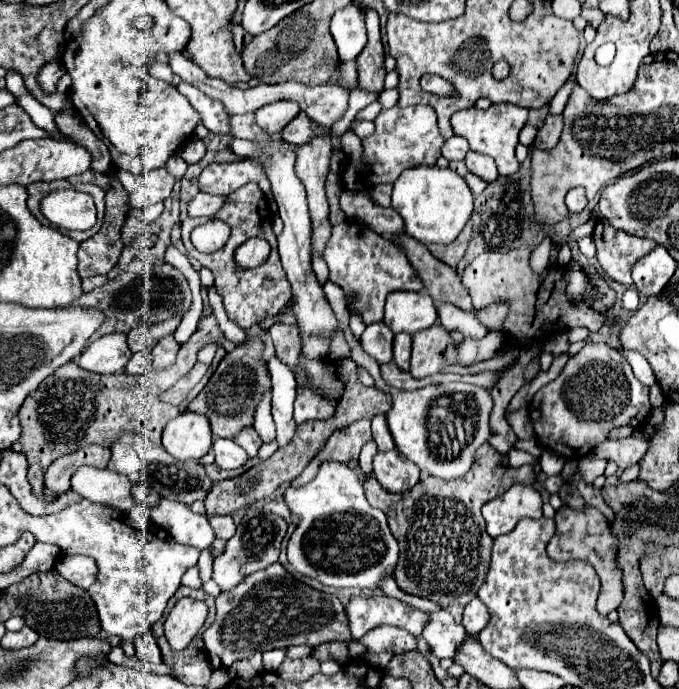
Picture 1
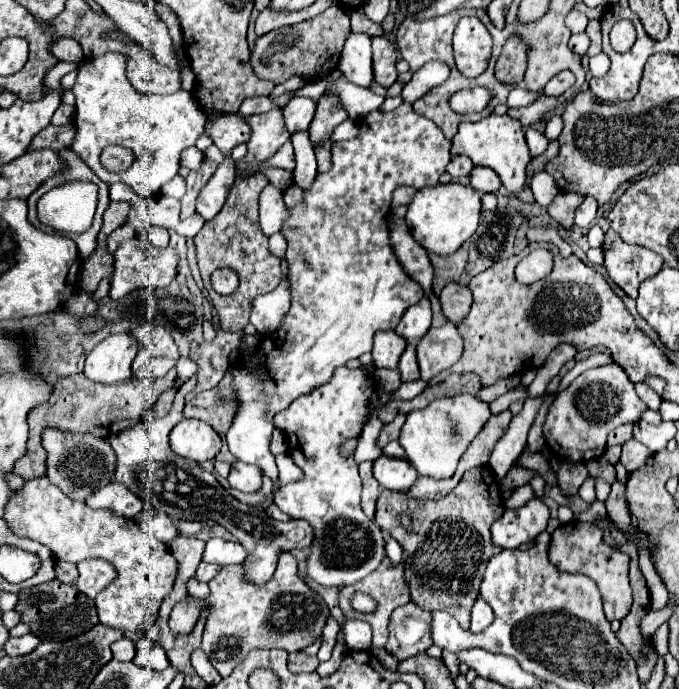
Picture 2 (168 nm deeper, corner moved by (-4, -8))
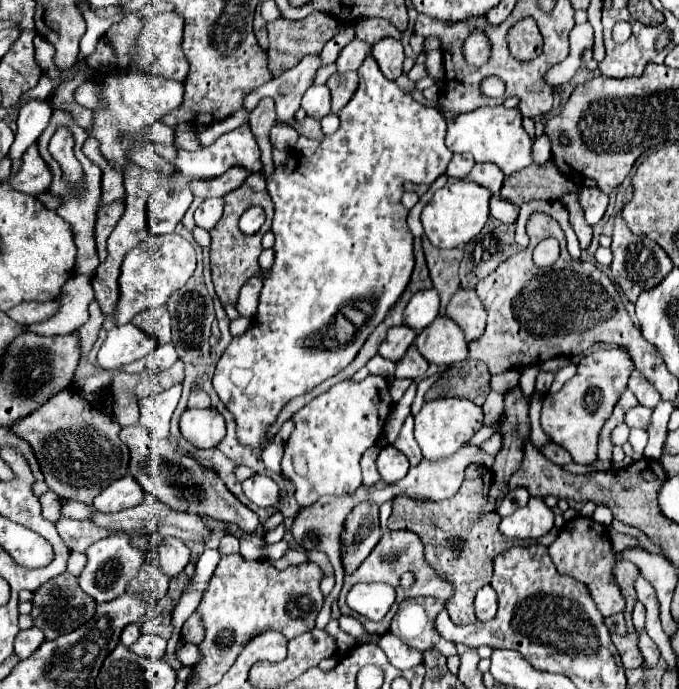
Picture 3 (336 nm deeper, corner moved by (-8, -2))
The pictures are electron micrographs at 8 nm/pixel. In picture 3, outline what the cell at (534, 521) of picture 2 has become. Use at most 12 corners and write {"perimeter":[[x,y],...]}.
{"perimeter":[[529,498],[499,524],[507,538],[539,538],[553,528],[553,510]]}

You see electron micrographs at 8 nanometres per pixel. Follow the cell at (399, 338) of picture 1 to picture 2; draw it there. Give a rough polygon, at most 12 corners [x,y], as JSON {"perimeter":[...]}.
{"perimeter":[[407,344],[399,370],[401,380],[419,378],[415,346]]}

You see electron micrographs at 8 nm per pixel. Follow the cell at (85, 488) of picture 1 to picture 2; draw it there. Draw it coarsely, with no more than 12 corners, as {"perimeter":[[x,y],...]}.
{"perimeter":[[119,482],[95,490],[85,502],[133,518],[143,502]]}

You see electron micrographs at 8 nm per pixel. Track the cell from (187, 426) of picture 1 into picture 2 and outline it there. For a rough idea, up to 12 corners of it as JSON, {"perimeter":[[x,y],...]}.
{"perimeter":[[181,420],[171,450],[187,460],[213,460],[221,436],[205,422]]}

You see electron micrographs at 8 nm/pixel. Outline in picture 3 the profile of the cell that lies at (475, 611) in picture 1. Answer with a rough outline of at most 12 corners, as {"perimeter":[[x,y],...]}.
{"perimeter":[[483,586],[475,598],[479,620],[497,614],[497,594]]}

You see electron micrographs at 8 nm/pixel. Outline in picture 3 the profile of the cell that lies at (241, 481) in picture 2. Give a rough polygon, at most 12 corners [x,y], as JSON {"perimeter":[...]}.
{"perimeter":[[269,476],[245,480],[243,492],[261,508],[281,502],[279,486]]}

